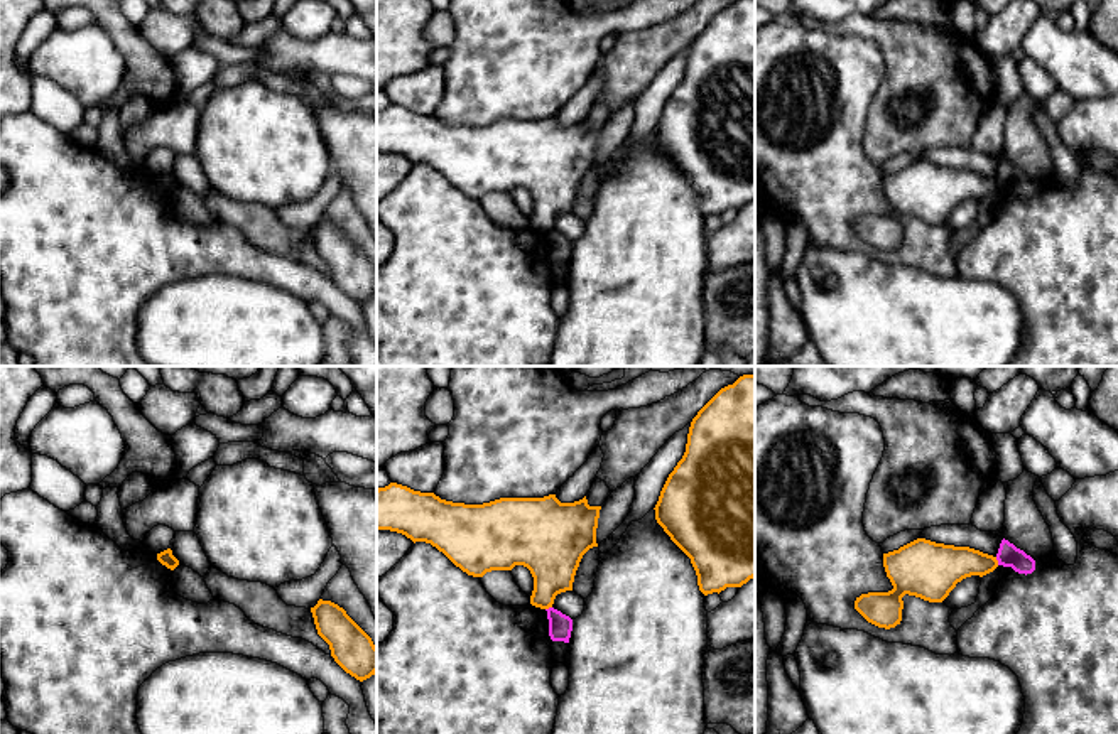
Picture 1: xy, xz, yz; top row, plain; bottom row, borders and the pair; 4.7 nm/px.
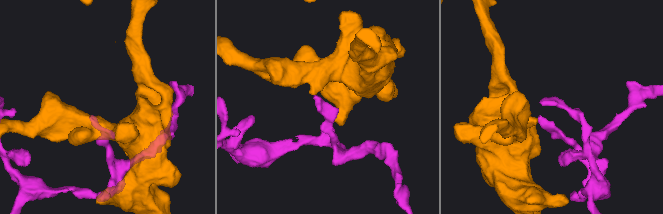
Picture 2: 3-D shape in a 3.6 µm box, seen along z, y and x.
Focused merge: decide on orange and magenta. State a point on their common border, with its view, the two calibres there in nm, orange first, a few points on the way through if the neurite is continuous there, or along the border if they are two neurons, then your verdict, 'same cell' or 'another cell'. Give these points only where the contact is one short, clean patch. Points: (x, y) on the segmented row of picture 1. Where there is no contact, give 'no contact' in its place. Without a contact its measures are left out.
yz (997, 561) | 200/110 nm | along yz (995, 557), (998, 564) | another cell

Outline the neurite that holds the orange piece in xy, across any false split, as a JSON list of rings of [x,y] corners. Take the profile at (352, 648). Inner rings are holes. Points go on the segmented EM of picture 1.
[[[331,601],[311,607],[317,634],[329,645],[334,661],[363,682],[377,673],[377,646],[372,638]]]

